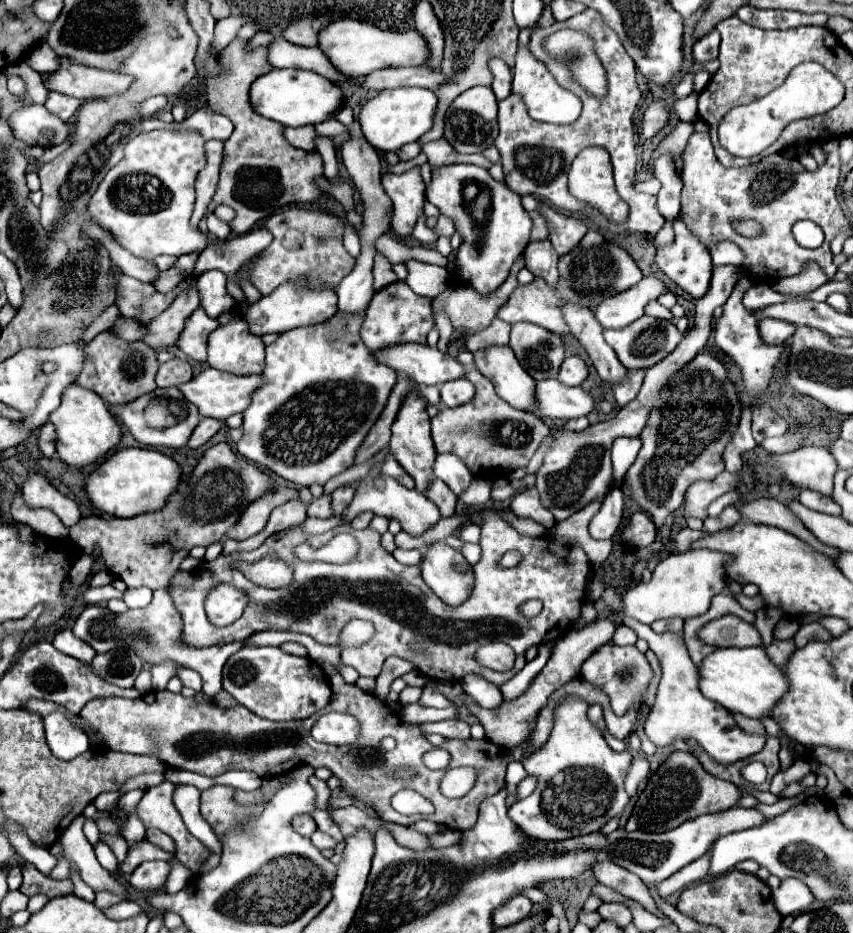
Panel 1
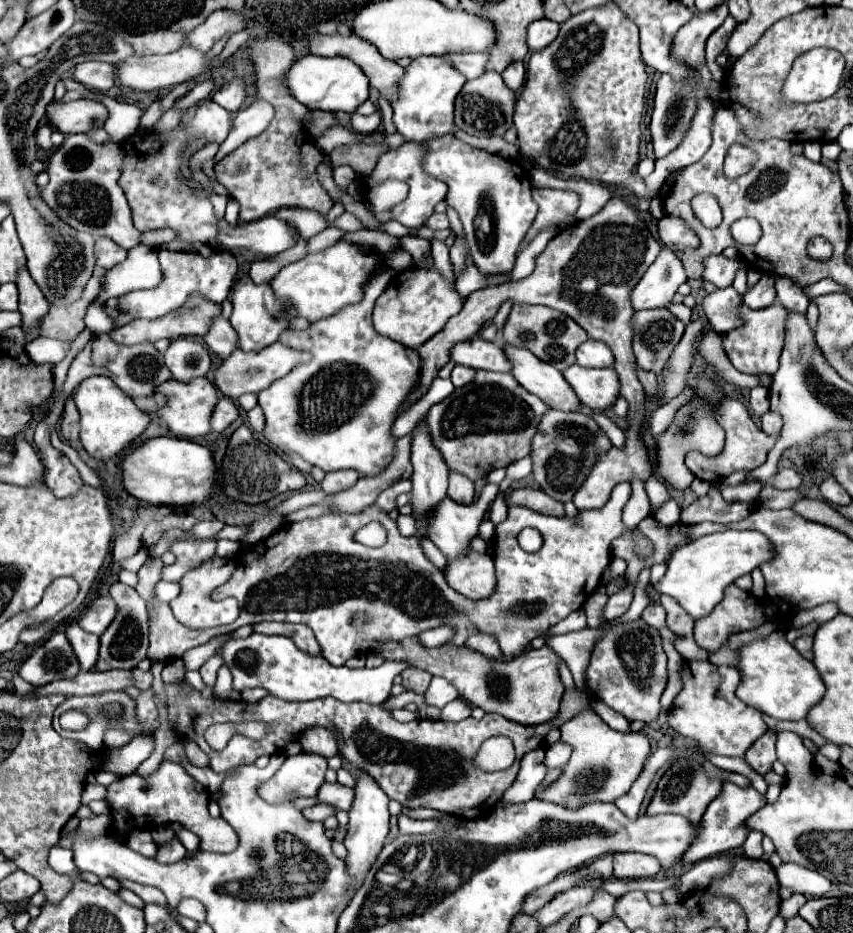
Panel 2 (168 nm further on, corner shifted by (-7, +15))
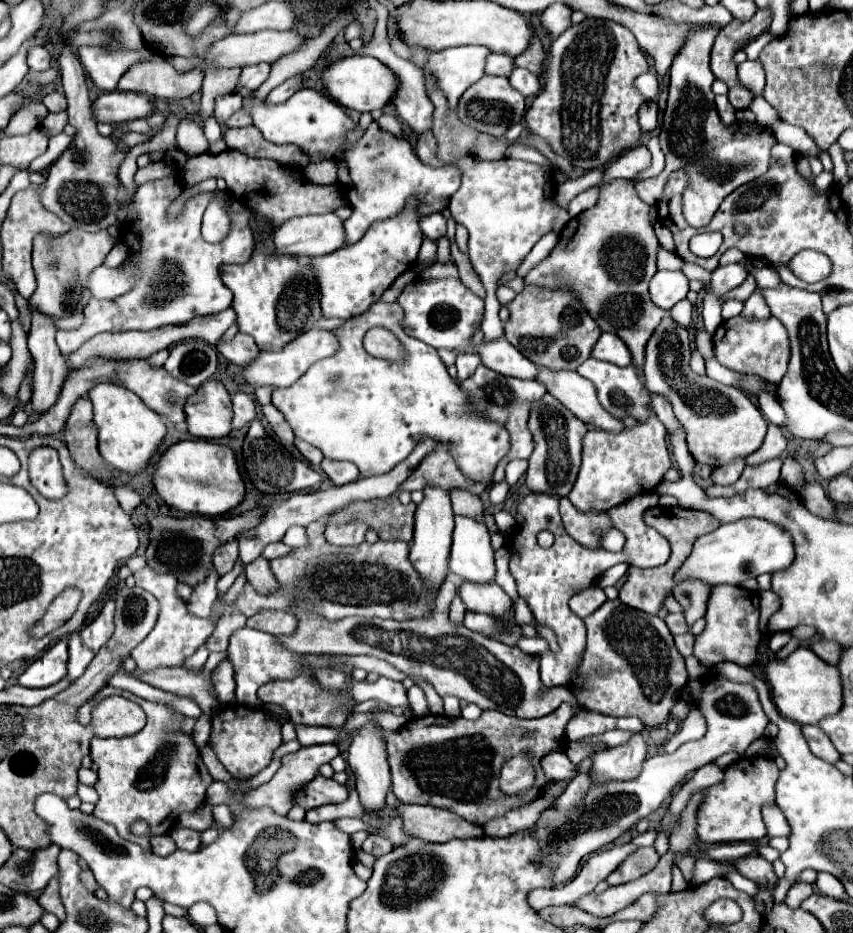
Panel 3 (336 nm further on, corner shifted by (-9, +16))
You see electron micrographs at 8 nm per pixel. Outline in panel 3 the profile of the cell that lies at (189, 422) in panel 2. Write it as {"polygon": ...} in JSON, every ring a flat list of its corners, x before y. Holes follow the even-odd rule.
{"polygon":[[205,382,185,406,187,426,195,438,219,440,231,432,233,402,221,382]]}

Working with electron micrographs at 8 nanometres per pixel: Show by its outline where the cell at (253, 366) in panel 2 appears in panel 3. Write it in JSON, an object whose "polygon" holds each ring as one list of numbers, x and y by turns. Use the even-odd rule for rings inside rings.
{"polygon":[[313,328,313,330,297,336,281,352,259,352,259,356,243,368,243,376,245,376,245,382,249,382,253,386,265,386,265,384,289,386,289,384,297,382,297,378,301,378,309,366,313,366,317,360,333,356,333,352,337,352,337,336,333,334,333,330]]}

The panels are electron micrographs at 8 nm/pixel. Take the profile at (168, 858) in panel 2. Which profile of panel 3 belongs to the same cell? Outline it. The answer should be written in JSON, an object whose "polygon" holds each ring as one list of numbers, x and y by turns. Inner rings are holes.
{"polygon":[[173,828,169,836,175,840,177,848,187,852,195,852,201,846,201,832,193,832,189,828]]}

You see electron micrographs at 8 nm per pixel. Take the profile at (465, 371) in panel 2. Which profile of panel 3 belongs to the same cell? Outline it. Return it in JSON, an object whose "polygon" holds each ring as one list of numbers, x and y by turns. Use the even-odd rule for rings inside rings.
{"polygon":[[459,354,457,362,455,362,455,366,457,366,457,380,463,382,465,378,469,378,479,364,481,364,481,358,477,354]]}

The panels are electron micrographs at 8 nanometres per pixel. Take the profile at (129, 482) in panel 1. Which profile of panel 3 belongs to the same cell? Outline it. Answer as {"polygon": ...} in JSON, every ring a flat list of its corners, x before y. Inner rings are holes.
{"polygon":[[191,440,173,444,159,460,153,484,159,496,177,510,201,514,201,516,219,516,233,510,245,498,245,482,239,472,235,452,229,446]]}

